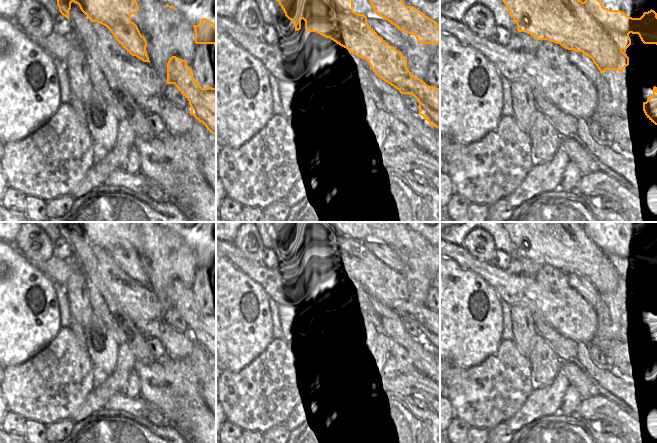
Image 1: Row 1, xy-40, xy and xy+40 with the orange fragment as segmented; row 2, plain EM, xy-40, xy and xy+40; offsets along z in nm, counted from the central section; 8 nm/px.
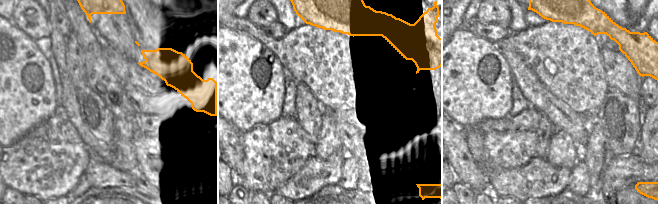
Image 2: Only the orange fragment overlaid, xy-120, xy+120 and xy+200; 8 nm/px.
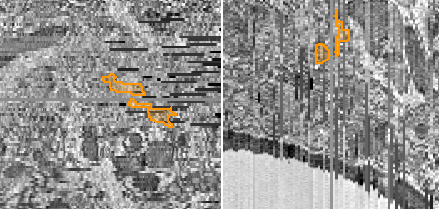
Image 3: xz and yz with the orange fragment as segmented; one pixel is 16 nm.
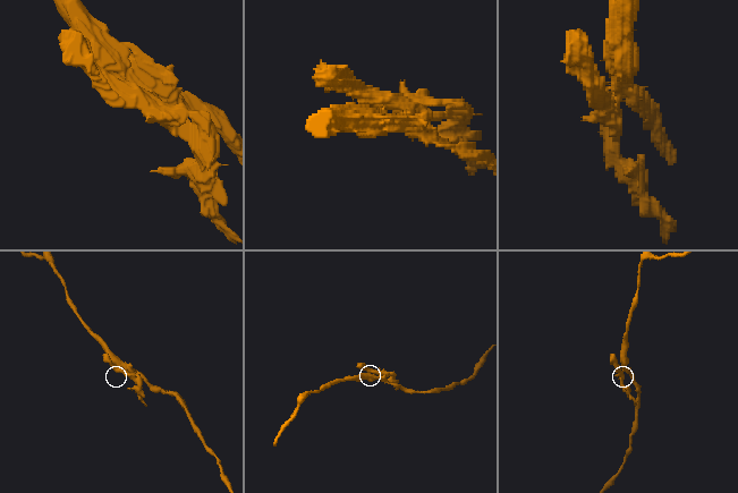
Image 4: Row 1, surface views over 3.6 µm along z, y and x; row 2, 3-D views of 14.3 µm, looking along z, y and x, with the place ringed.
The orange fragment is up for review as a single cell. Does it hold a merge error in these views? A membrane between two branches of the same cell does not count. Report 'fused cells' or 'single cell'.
fused cells

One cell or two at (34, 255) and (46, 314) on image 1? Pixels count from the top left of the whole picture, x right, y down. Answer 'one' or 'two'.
two

